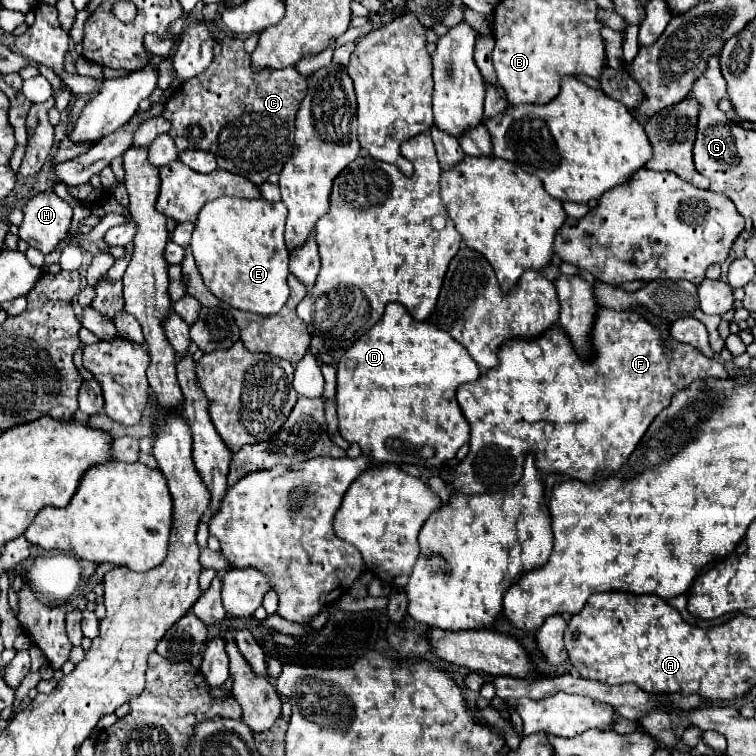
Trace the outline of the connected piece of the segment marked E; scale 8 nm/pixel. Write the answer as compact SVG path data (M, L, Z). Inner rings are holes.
M218 197L206 203L198 215L196 229L192 233L192 253L204 285L224 303L240 311L250 311L258 315L274 315L282 309L288 299L288 263L290 251L284 243L286 207L284 203L270 203L266 199L240 199L240 197Z

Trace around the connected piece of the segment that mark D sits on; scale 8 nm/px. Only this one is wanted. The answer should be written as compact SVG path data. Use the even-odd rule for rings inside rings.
M388 303L382 319L372 327L372 331L368 331L366 335L362 335L340 357L340 361L336 363L336 405L338 405L338 419L340 419L340 435L348 443L354 443L356 441L360 445L360 449L362 449L362 455L368 457L368 459L372 459L372 461L378 461L378 463L394 463L394 465L410 463L410 465L426 467L426 469L442 467L442 465L446 465L446 461L452 461L456 457L456 453L458 453L458 449L462 445L466 445L470 441L470 425L468 425L468 421L464 419L464 415L462 415L462 411L458 407L456 389L462 383L476 381L478 375L480 375L480 369L478 369L476 361L446 331L440 331L440 329L428 325L428 323L420 323L420 321L412 319L412 315L408 315L408 311L404 309L404 305L400 305L400 303Z

